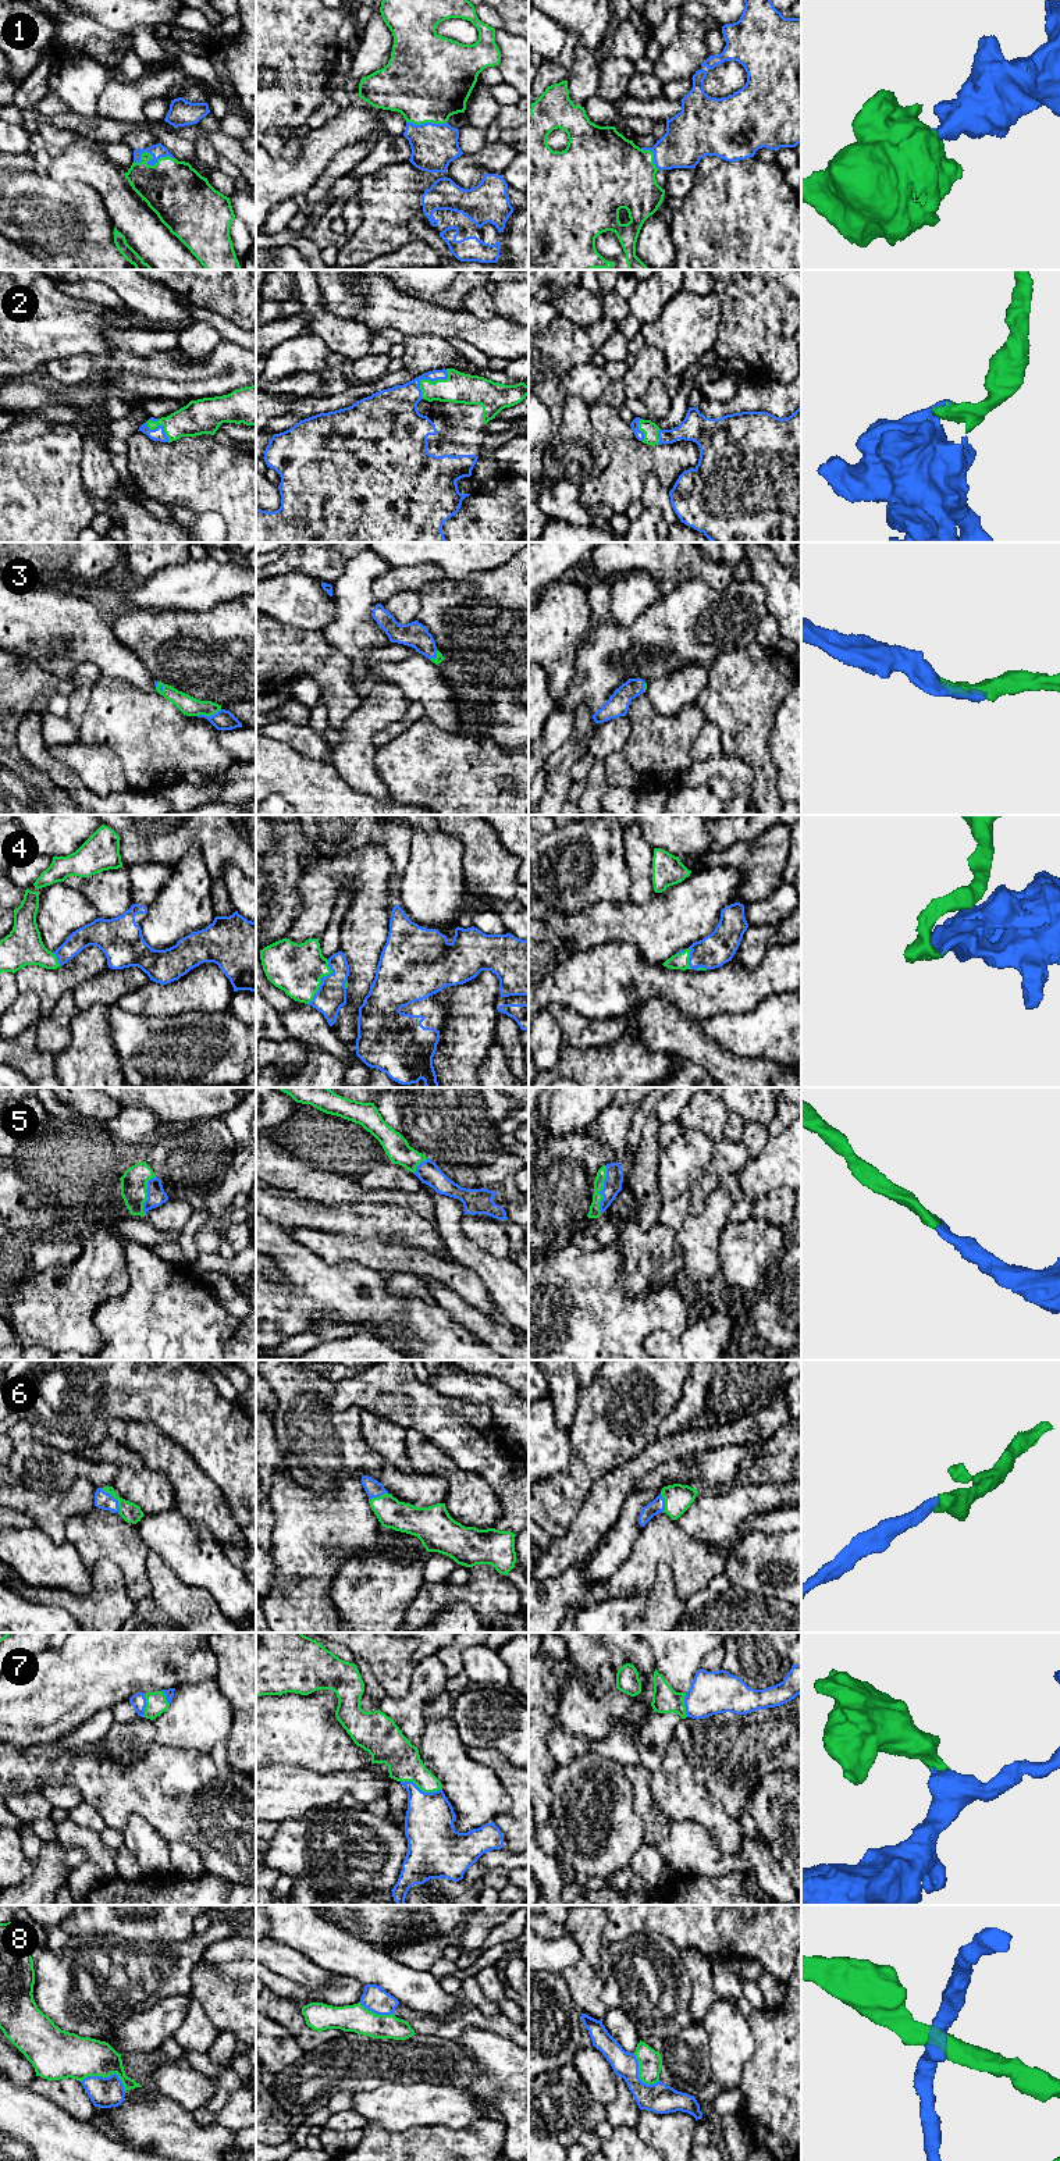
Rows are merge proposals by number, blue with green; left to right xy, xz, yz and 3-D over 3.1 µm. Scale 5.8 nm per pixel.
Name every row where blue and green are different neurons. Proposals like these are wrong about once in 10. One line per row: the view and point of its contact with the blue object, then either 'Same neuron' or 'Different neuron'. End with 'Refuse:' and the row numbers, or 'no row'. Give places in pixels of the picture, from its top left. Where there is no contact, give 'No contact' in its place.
1: Touches blue at xy (148, 162). Same neuron
2: Touches blue at xz (429, 378). Same neuron
3: Touches blue at xy (209, 716). Same neuron
4: Touches blue at xz (320, 979). Same neuron
5: Touches blue at yz (603, 1189). Same neuron
6: Touches blue at xy (116, 1499). Same neuron
7: Touches blue at xz (420, 1790). Same neuron
8: Touches blue at xy (109, 2076). Different neuron
Refuse: 8

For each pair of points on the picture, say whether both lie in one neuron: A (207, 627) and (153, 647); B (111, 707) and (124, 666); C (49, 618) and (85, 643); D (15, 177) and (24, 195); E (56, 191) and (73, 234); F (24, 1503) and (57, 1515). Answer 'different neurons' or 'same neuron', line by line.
A: same neuron
B: different neurons
C: same neuron
D: same neuron
E: same neuron
F: same neuron

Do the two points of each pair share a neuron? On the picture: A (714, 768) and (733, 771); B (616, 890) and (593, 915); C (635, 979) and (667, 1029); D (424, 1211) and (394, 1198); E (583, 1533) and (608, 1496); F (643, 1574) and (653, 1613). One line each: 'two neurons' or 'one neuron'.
A: one neuron
B: two neurons
C: two neurons
D: one neuron
E: one neuron
F: two neurons

